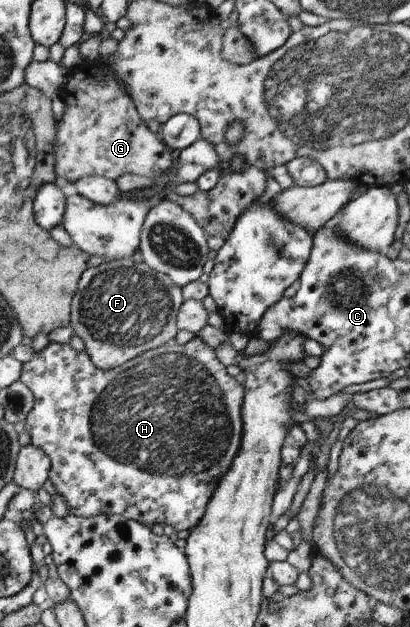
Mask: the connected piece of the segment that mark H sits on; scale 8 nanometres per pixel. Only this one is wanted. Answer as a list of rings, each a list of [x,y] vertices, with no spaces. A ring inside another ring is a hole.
[[[195,336],[188,342],[178,345],[167,342],[160,347],[142,352],[131,360],[108,371],[95,368],[87,353],[74,351],[68,344],[49,343],[44,349],[34,352],[30,361],[22,364],[18,378],[30,391],[33,397],[31,410],[24,418],[24,430],[30,434],[30,443],[40,448],[50,460],[48,479],[55,486],[56,494],[63,496],[69,514],[78,517],[94,517],[95,515],[119,515],[123,520],[129,519],[151,528],[153,524],[164,526],[169,524],[175,531],[189,530],[203,516],[203,508],[217,486],[217,480],[227,470],[231,459],[239,448],[242,422],[240,415],[242,386],[225,372],[225,367],[217,360],[214,350],[203,340]]]

